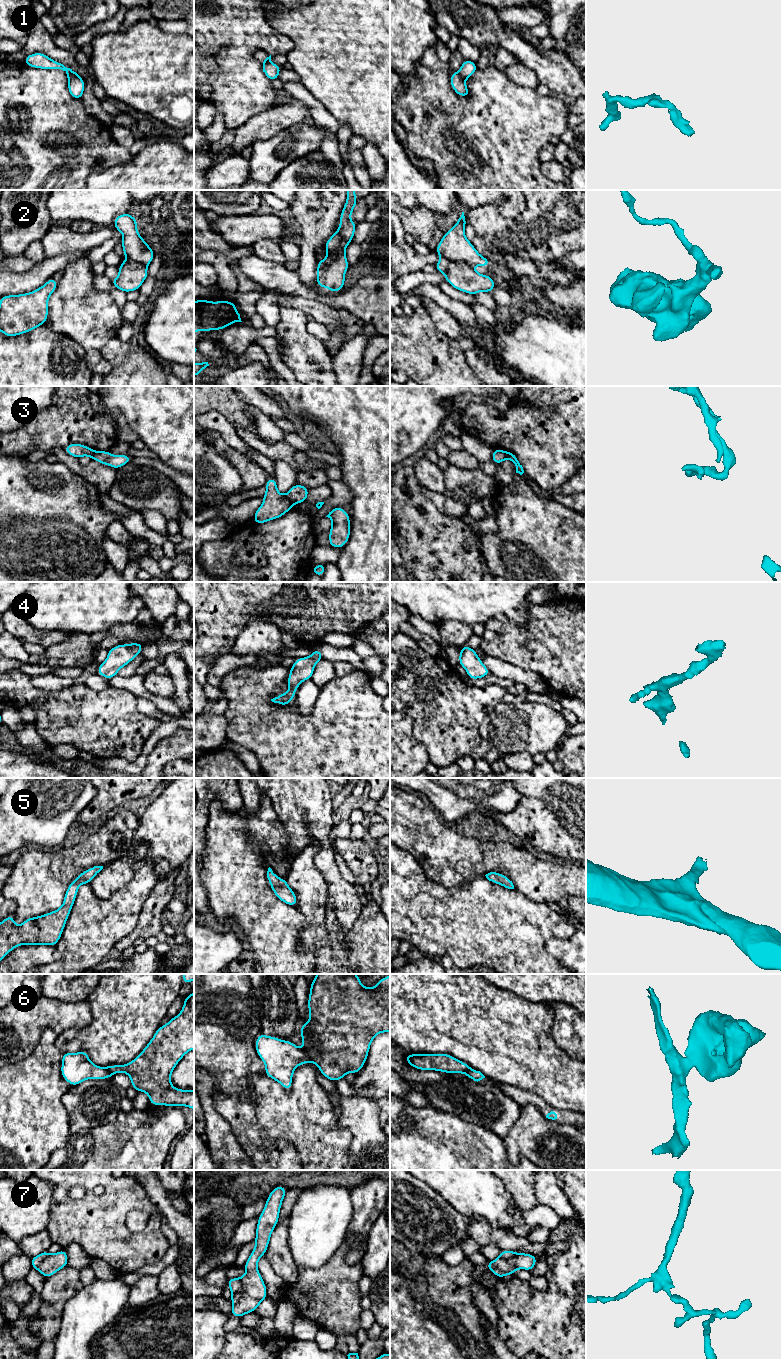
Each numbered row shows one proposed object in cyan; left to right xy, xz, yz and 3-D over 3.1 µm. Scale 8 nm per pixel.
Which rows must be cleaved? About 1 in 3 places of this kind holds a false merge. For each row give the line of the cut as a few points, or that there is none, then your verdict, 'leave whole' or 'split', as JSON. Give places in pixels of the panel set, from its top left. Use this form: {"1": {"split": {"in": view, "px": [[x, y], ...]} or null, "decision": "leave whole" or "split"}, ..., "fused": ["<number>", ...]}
{"1": {"split": {"in": "xy", "px": [[67, 73], [80, 77]]}, "decision": "split"}, "2": {"split": {"in": "yz", "px": [[442, 257], [453, 261], [464, 261], [471, 267]]}, "decision": "split"}, "3": {"split": {"in": "xz", "px": [[285, 495], [293, 503]]}, "decision": "split"}, "4": {"split": null, "decision": "leave whole"}, "5": {"split": null, "decision": "leave whole"}, "6": {"split": {"in": "xz", "px": [[302, 1049], [311, 1061]]}, "decision": "split"}, "7": {"split": {"in": "xz", "px": [[239, 1278], [241, 1288], [233, 1294]]}, "decision": "split"}, "fused": ["1", "2", "3", "6", "7"]}

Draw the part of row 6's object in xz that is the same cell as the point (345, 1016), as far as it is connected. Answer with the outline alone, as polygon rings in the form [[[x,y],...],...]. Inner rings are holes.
[[[317,974],[310,985],[309,1021],[299,1028],[303,1050],[327,1079],[336,1082],[348,1072],[360,1071],[368,1057],[374,1037],[390,1032],[390,975],[380,979],[373,988],[364,987],[356,974]]]

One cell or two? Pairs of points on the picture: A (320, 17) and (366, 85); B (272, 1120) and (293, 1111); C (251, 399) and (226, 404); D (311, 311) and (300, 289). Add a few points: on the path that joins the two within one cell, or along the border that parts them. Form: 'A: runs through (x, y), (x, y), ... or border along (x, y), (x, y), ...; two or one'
A: runs through (337, 34), (366, 63), (366, 68); one
B: runs through (277, 1115), (288, 1115); one
C: border along (238, 396), (247, 404); two
D: border along (282, 292), (315, 299); two

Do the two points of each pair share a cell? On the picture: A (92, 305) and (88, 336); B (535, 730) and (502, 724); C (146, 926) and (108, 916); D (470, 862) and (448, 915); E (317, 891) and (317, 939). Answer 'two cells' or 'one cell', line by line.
A: one cell
B: one cell
C: two cells
D: two cells
E: one cell

